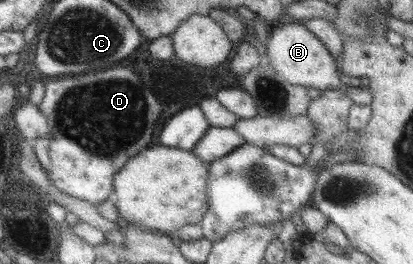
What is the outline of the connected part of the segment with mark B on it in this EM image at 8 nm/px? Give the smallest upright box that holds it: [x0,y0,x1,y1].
[262,23,345,91]

